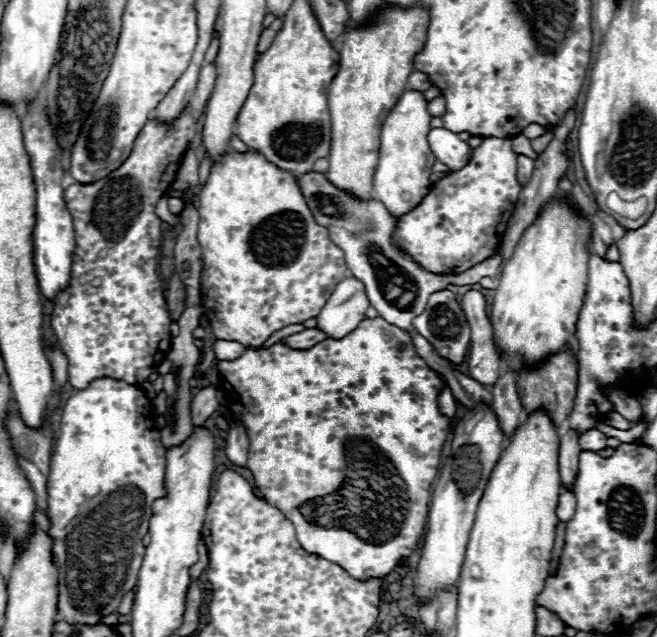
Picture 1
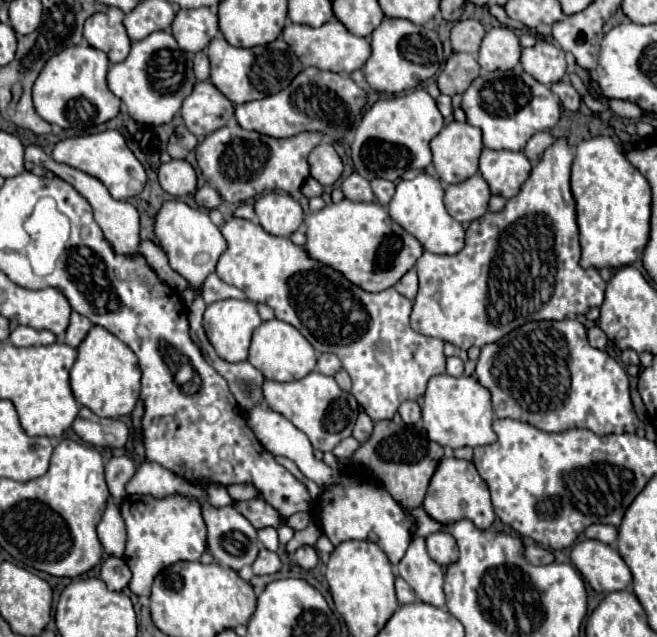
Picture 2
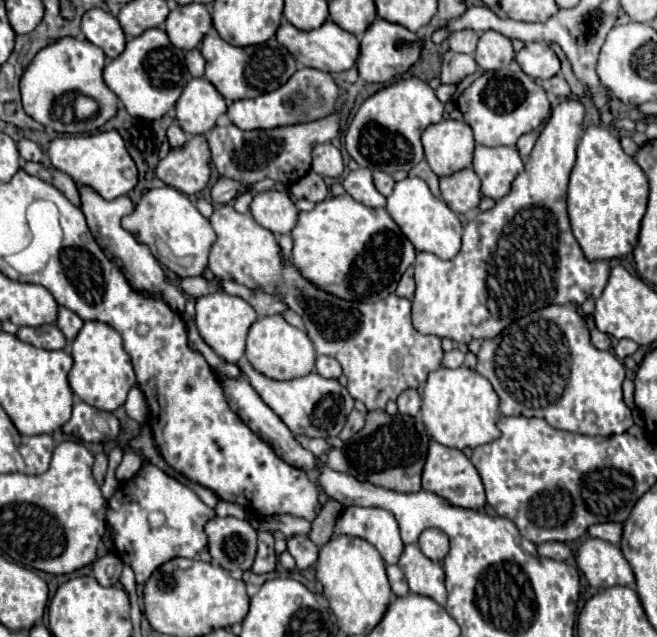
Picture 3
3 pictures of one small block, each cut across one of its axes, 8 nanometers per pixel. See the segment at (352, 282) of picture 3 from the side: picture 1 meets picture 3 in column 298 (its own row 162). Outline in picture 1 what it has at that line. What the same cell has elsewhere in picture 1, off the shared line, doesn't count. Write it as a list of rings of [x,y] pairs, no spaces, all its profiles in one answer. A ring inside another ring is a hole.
[[[248,150],[246,154],[226,152],[218,162],[214,162],[208,180],[200,190],[198,212],[200,212],[198,242],[200,242],[200,248],[202,248],[202,280],[200,280],[202,282],[202,304],[204,304],[204,314],[210,316],[206,320],[208,320],[210,330],[212,330],[216,340],[232,340],[232,342],[240,342],[242,346],[262,346],[274,332],[282,330],[284,326],[302,324],[304,320],[318,316],[320,310],[324,308],[326,300],[334,292],[336,284],[340,284],[348,276],[344,252],[330,240],[330,232],[324,226],[316,224],[316,220],[314,220],[314,216],[312,216],[312,212],[306,204],[306,198],[302,196],[298,178],[292,172],[270,164],[260,152],[254,152],[254,150]]]

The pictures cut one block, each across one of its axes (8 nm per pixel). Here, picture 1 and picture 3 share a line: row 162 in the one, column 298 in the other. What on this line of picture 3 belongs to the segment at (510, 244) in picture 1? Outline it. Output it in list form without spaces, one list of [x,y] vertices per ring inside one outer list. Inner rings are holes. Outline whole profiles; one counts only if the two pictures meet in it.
[[[306,534],[292,536],[288,540],[288,552],[294,556],[296,566],[300,570],[306,570],[308,566],[316,564],[316,560],[318,560],[318,546]]]

